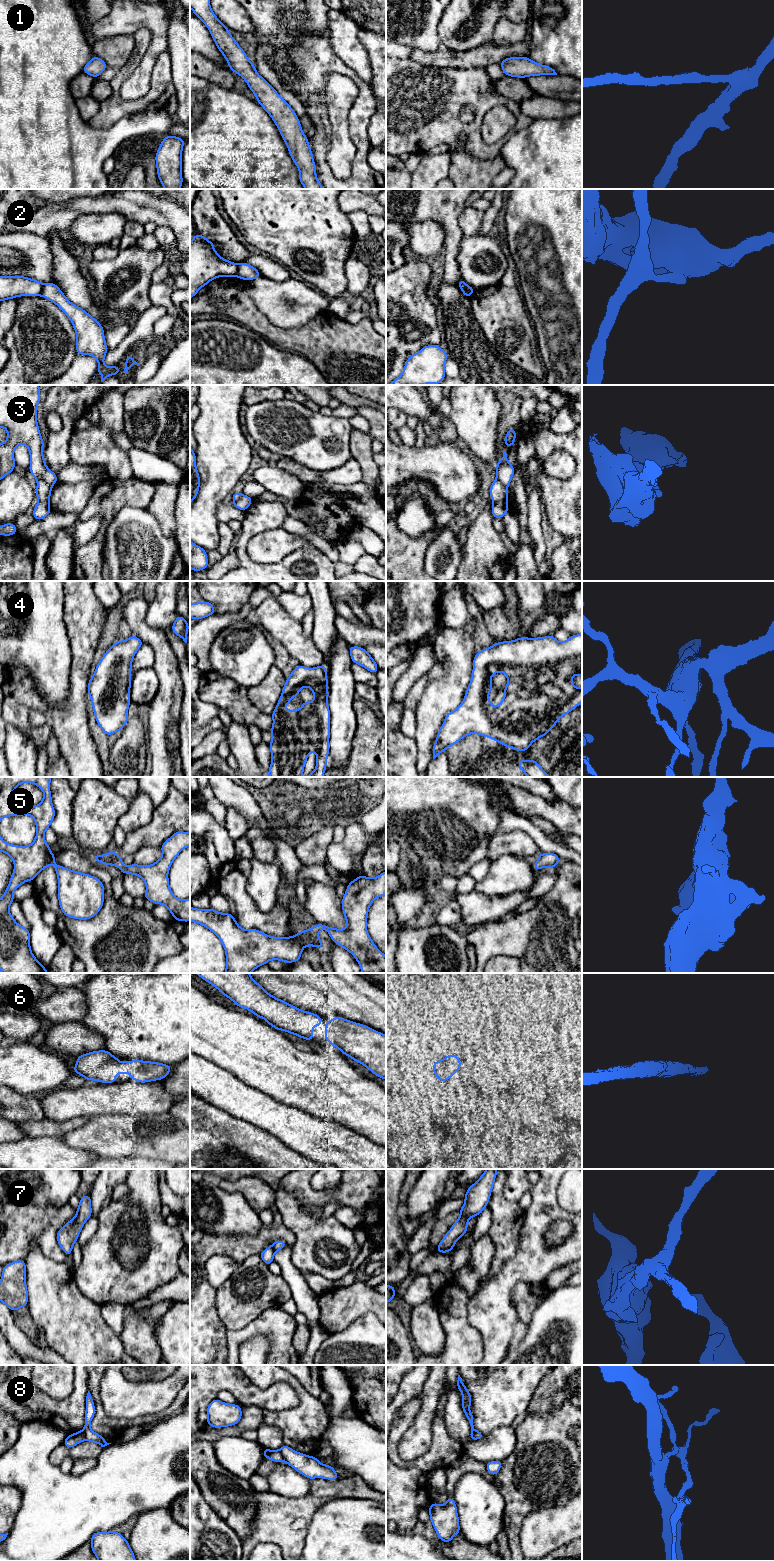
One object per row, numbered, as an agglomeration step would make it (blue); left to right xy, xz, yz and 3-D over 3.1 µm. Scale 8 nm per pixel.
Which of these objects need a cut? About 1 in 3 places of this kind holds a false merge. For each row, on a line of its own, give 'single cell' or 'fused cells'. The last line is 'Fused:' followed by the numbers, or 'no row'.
1: single cell
2: fused cells
3: fused cells
4: single cell
5: single cell
6: single cell
7: single cell
8: fused cells
Fused: 2, 3, 8

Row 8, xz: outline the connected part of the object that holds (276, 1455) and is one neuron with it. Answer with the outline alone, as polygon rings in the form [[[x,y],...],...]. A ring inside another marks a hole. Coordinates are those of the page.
[[[263,1448],[263,1457],[275,1462],[284,1462],[284,1458],[280,1450],[273,1451],[267,1448]]]

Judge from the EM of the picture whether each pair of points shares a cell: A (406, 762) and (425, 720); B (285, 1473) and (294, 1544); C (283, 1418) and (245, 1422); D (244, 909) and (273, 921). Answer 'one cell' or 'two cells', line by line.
A: two cells
B: two cells
C: two cells
D: one cell

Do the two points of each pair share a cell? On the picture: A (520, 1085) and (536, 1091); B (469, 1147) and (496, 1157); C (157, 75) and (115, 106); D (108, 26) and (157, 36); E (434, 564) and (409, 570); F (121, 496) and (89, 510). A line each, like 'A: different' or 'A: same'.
A: same
B: same
C: same
D: same
E: different
F: same

